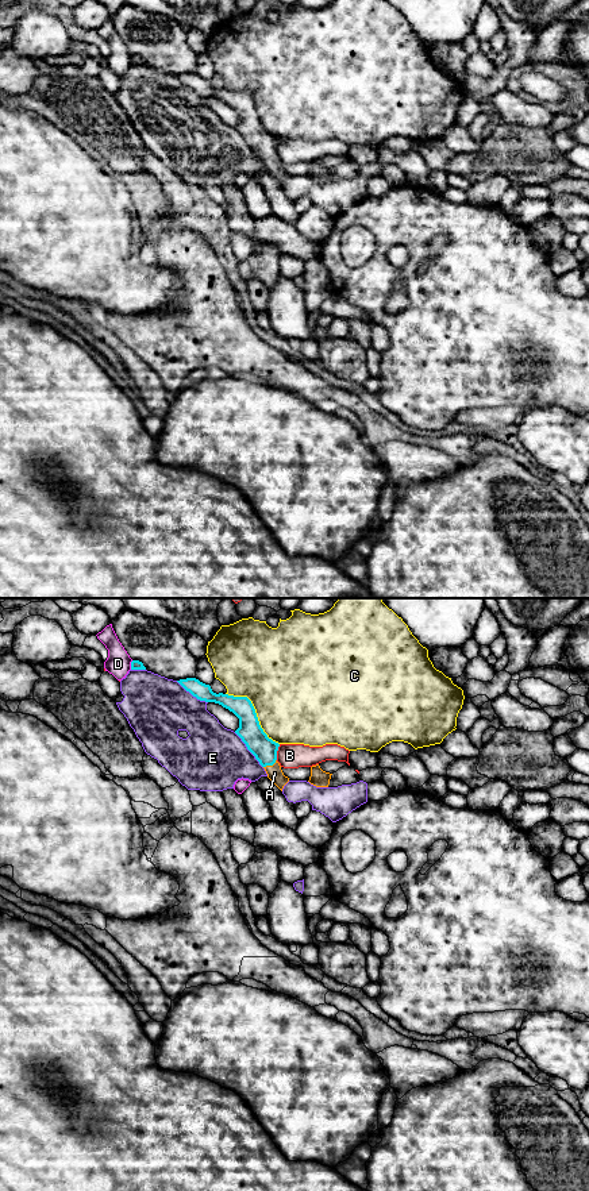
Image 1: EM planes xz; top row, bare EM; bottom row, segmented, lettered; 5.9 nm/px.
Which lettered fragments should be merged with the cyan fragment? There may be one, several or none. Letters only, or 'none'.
A

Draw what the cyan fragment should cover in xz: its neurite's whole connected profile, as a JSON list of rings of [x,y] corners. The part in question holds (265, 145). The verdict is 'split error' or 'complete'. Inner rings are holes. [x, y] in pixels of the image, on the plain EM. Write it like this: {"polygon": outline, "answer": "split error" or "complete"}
{"polygon": [[[196,73],[180,74],[177,77],[197,95],[219,99],[239,113],[239,123],[235,128],[265,163],[267,173],[282,186],[289,173],[284,170],[277,157],[280,139],[269,134],[261,123],[251,96],[247,92],[234,92],[223,88],[216,89],[209,80]]], "answer": "split error"}

